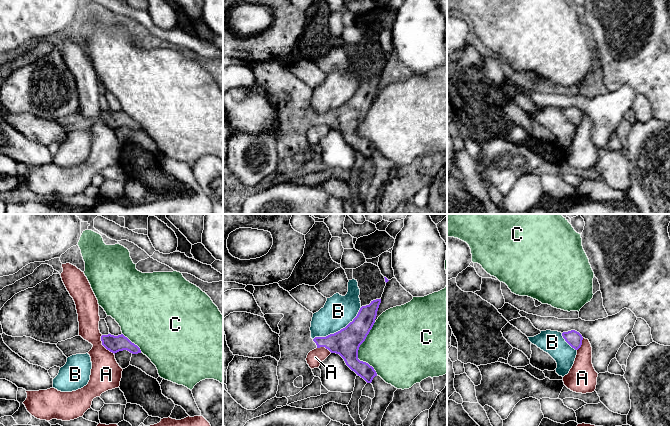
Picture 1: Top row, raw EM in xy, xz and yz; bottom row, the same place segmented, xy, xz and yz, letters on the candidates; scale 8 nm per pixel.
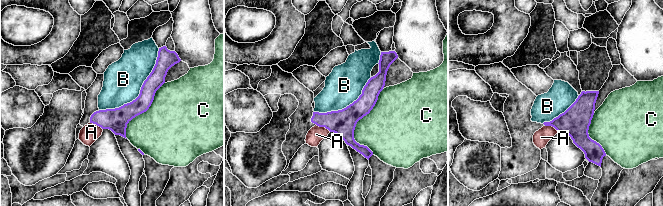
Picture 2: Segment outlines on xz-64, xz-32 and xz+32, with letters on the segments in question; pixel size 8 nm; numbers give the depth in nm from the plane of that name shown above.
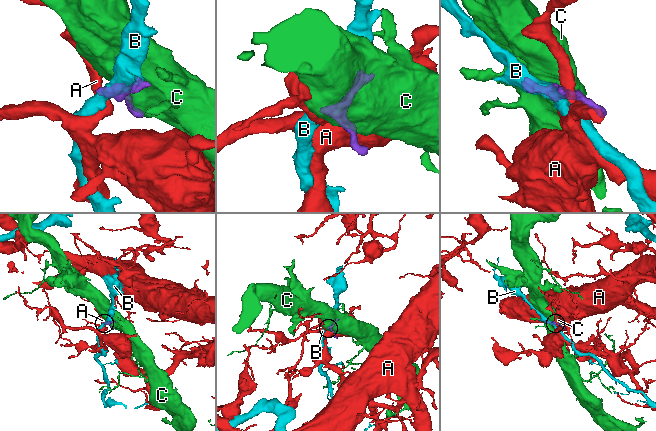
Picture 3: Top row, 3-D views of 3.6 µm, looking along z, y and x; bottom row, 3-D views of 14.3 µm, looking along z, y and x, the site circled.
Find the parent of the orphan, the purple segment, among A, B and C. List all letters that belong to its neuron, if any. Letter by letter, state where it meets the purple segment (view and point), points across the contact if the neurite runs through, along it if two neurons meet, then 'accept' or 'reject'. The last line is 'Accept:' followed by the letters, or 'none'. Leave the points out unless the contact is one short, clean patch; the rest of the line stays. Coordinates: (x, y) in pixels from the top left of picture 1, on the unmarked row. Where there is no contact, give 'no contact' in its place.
A: contact xy (104, 122); border xy (101, 111), (101, 119), (114, 129); reject
B: contact xz (340, 106); reject
C: contact xz (357, 127); reject
Accept: none

